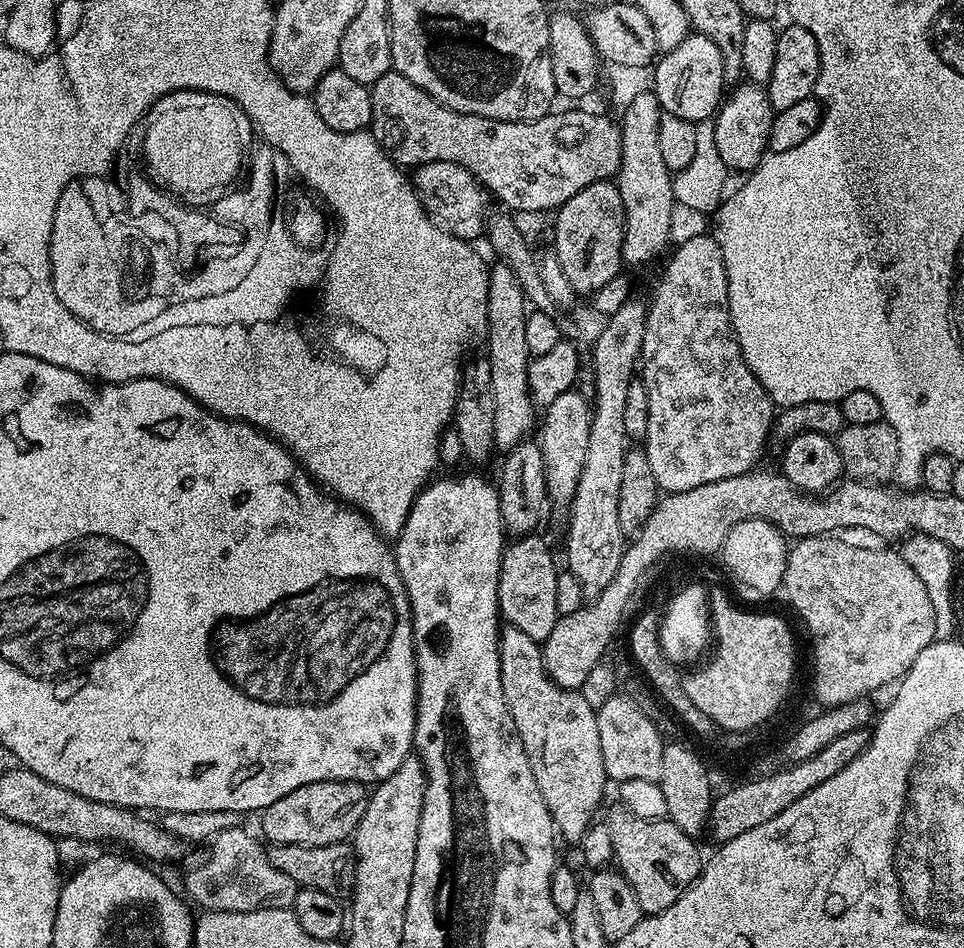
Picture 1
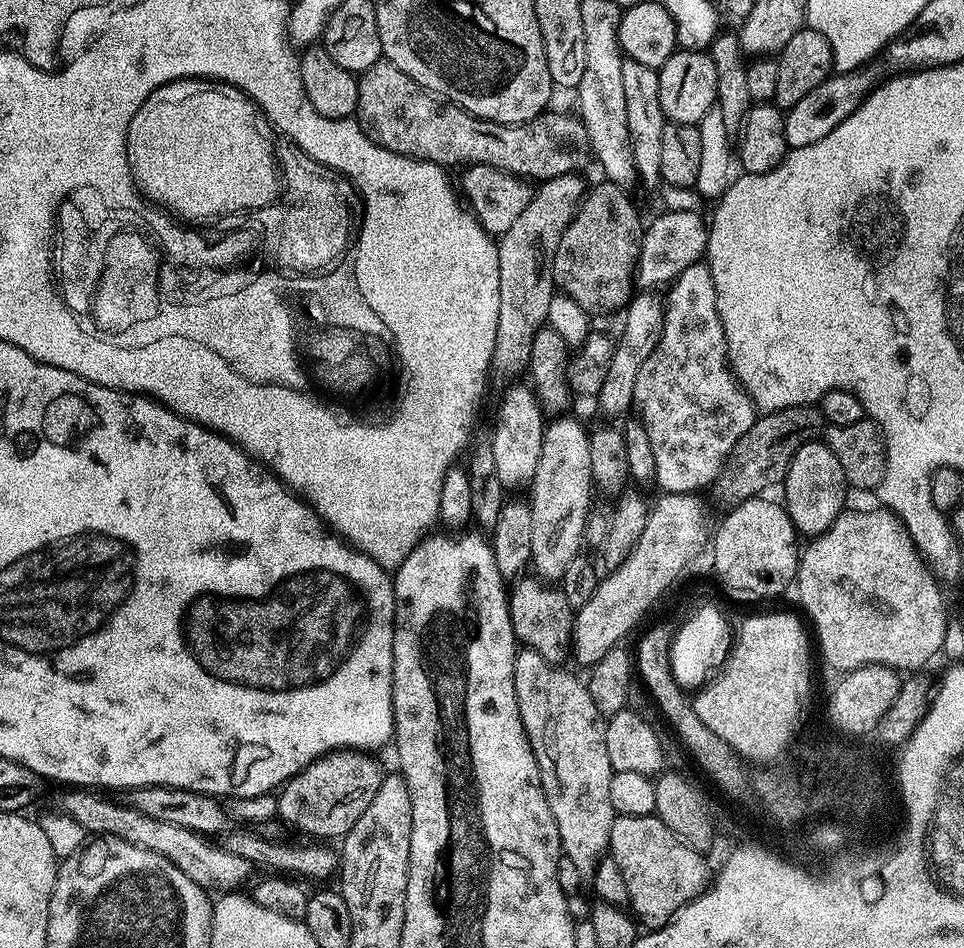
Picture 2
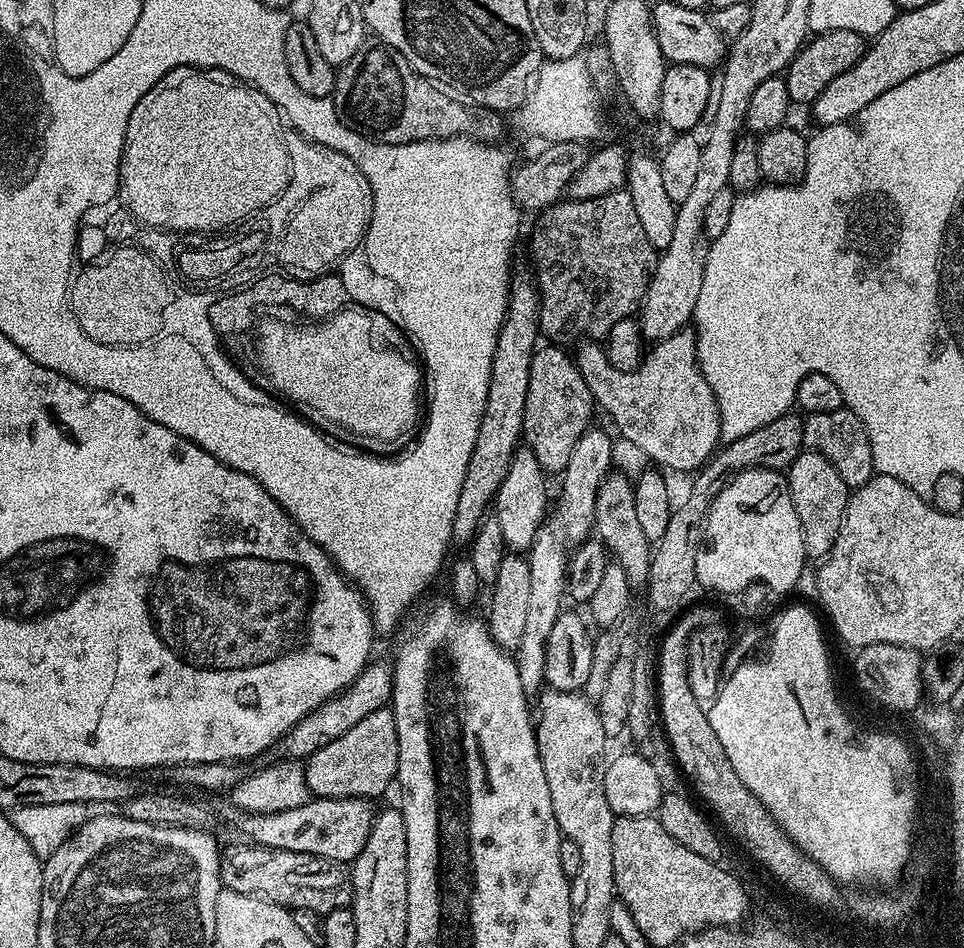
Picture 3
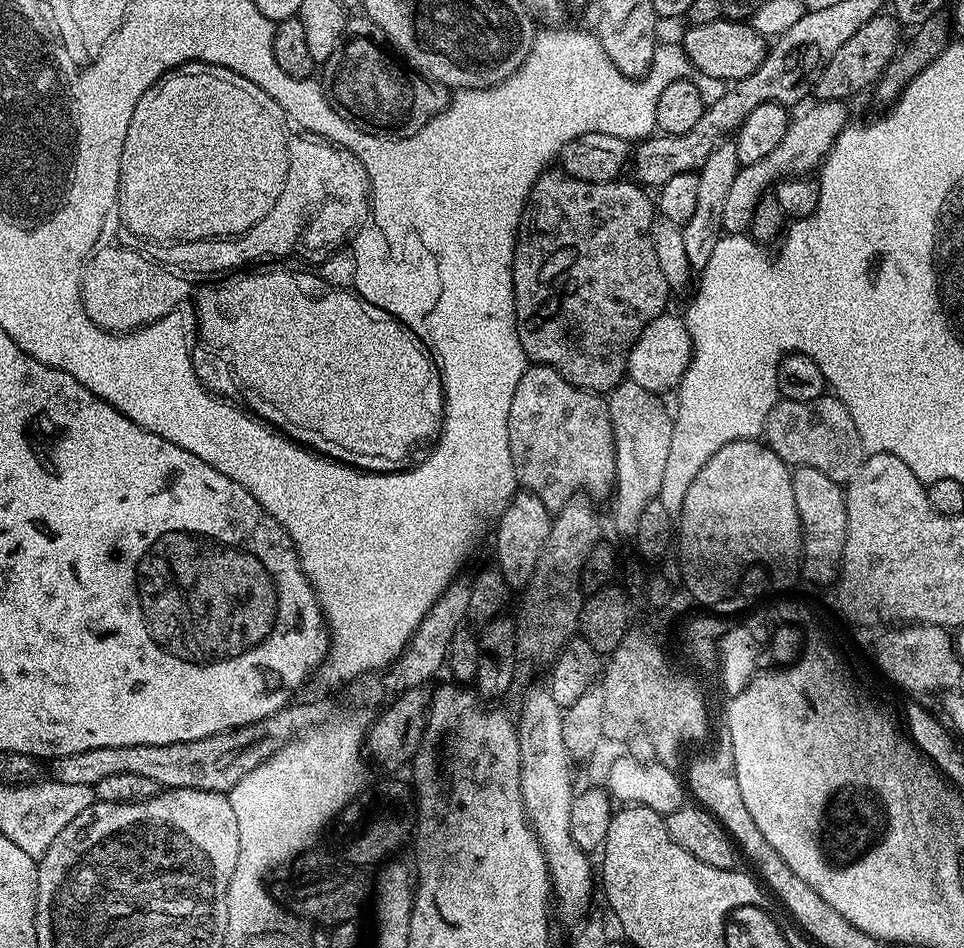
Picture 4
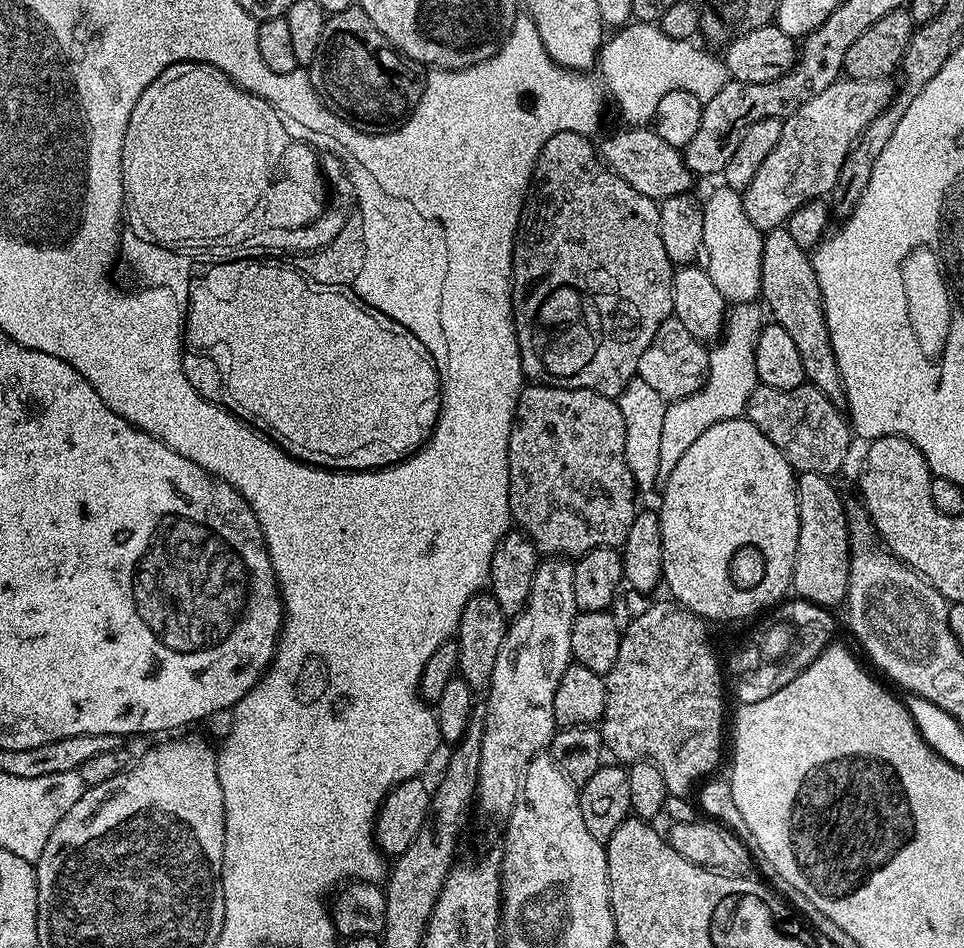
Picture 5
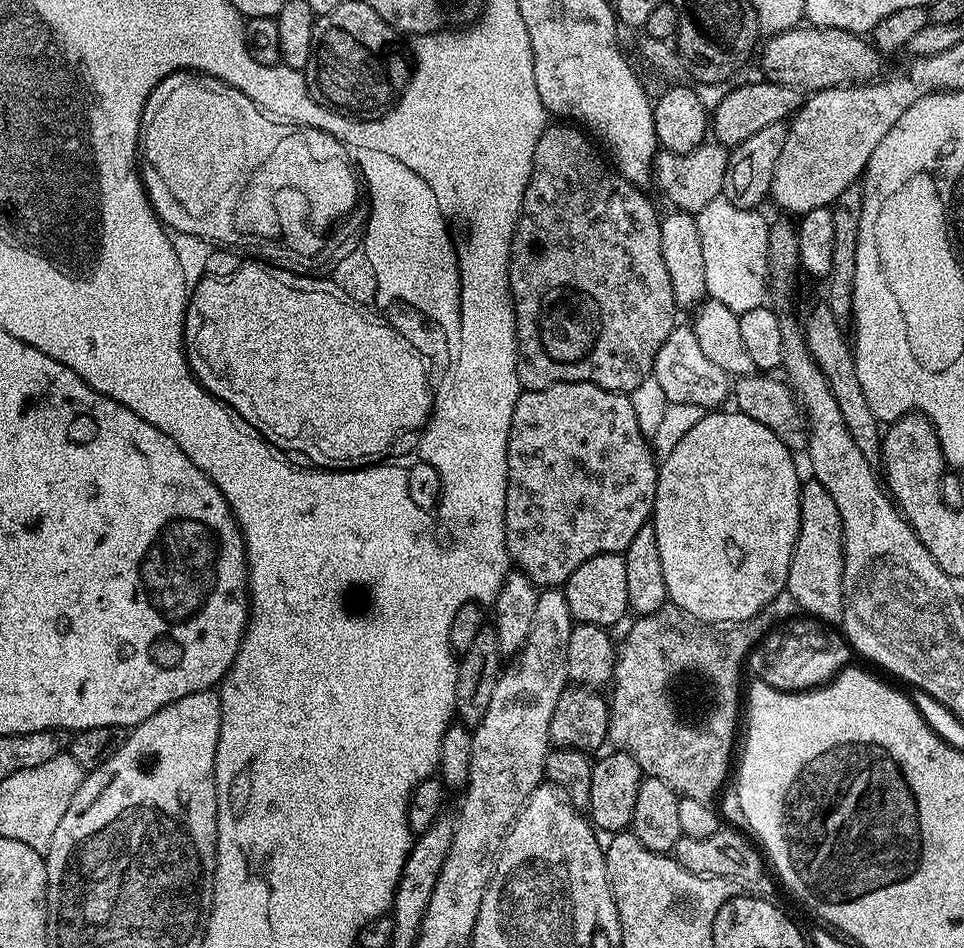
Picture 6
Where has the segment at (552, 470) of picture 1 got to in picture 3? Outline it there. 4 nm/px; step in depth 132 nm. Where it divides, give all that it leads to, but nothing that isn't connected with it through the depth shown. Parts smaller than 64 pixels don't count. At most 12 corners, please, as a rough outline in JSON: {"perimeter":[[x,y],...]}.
{"perimeter":[[542,530],[526,553],[530,606],[514,650],[524,691],[544,684],[568,556]]}

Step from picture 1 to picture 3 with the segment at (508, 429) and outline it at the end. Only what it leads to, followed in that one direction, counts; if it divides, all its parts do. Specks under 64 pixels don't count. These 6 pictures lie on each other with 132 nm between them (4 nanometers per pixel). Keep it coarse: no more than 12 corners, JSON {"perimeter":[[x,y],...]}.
{"perimeter":[[517,447],[494,515],[504,547],[524,554],[545,527],[546,473]]}

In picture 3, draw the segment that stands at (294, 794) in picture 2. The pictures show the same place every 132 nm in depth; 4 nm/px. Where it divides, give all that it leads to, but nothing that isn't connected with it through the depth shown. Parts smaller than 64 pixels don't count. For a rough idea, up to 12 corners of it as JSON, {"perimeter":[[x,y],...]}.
{"perimeter":[[391,707],[366,714],[303,765],[309,793],[377,798],[393,787]]}

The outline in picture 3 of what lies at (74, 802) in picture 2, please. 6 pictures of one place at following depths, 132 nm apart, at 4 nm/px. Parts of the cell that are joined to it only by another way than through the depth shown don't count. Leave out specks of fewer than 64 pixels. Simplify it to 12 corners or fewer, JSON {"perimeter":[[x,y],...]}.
{"perimeter":[[225,847],[220,883],[289,910],[351,905],[341,861]]}

